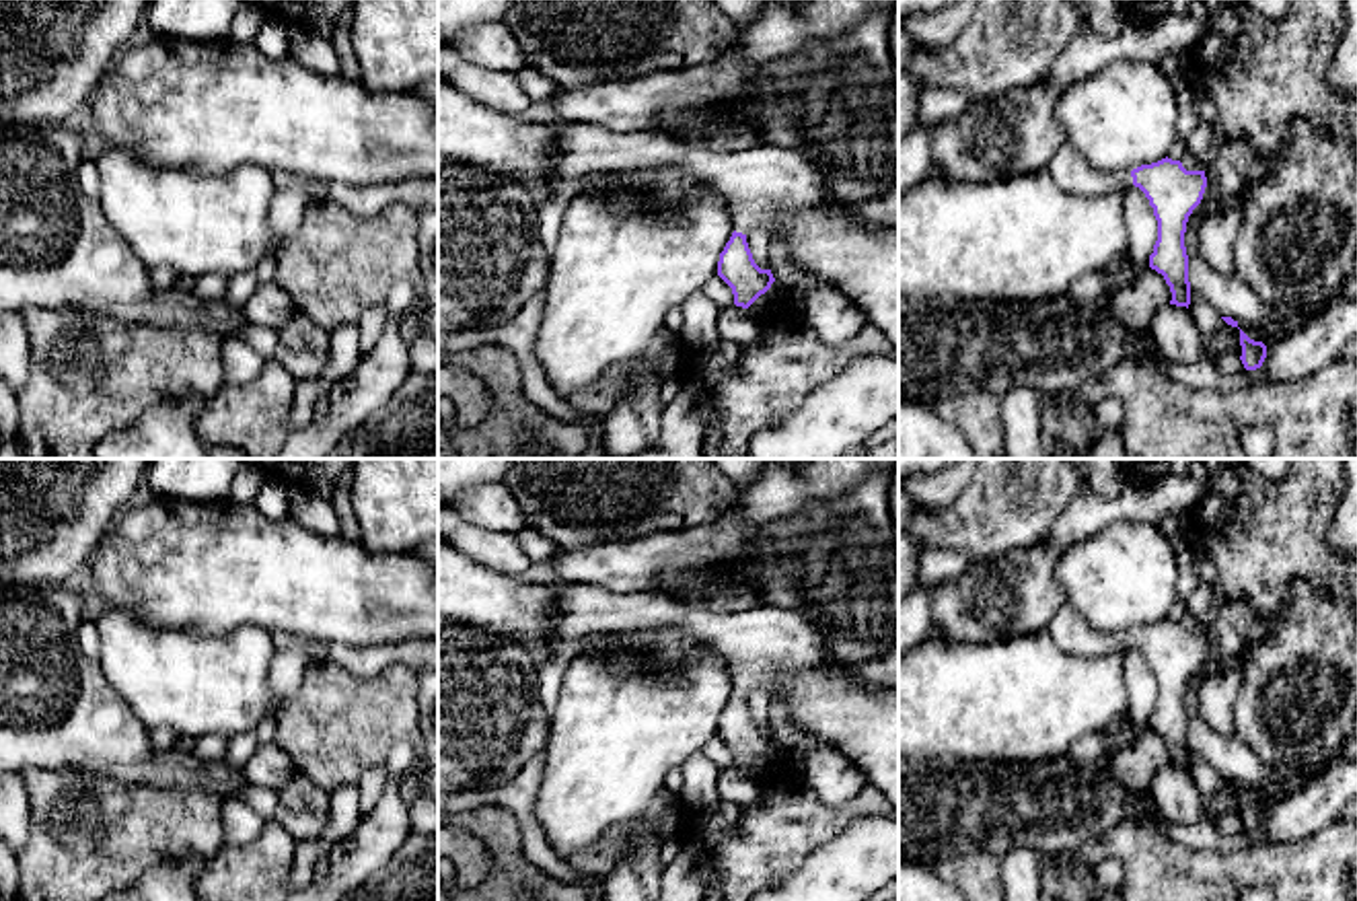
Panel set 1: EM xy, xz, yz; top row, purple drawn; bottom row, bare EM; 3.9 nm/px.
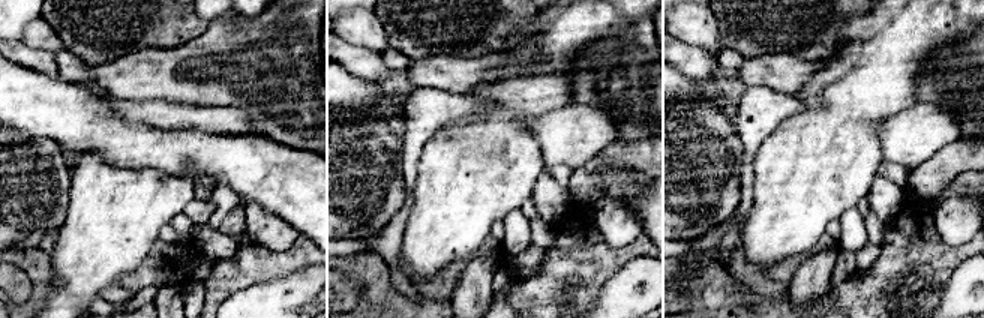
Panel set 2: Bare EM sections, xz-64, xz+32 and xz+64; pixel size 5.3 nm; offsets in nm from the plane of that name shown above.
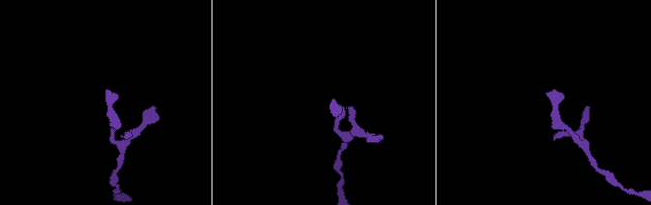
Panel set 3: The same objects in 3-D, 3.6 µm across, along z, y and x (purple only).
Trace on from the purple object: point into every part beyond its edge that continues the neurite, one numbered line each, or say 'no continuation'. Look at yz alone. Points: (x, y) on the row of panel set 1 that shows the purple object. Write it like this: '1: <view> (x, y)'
1: yz (1070, 169)

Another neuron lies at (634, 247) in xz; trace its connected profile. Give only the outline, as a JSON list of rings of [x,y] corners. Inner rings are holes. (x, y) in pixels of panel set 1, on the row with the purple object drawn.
[[[674,169],[611,173],[598,187],[578,193],[549,257],[535,341],[535,356],[557,397],[590,389],[615,364],[633,368],[646,360],[668,311],[709,288],[732,232],[726,197]]]

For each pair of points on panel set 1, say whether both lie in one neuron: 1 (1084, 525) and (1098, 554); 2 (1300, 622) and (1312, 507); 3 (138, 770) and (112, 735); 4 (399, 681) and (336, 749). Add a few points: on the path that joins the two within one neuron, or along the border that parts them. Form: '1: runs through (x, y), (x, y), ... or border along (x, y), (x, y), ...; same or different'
1: border along (1135, 521), (1113, 521), (1064, 552); different
2: border along (1333, 585), (1314, 589), (1294, 581), (1275, 618); different
3: runs through (134, 762), (116, 743); same
4: runs through (385, 698), (350, 733); same

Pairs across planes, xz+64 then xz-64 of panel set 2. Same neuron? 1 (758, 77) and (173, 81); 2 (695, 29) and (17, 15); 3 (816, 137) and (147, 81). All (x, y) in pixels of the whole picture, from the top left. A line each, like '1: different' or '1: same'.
1: same
2: different
3: different

